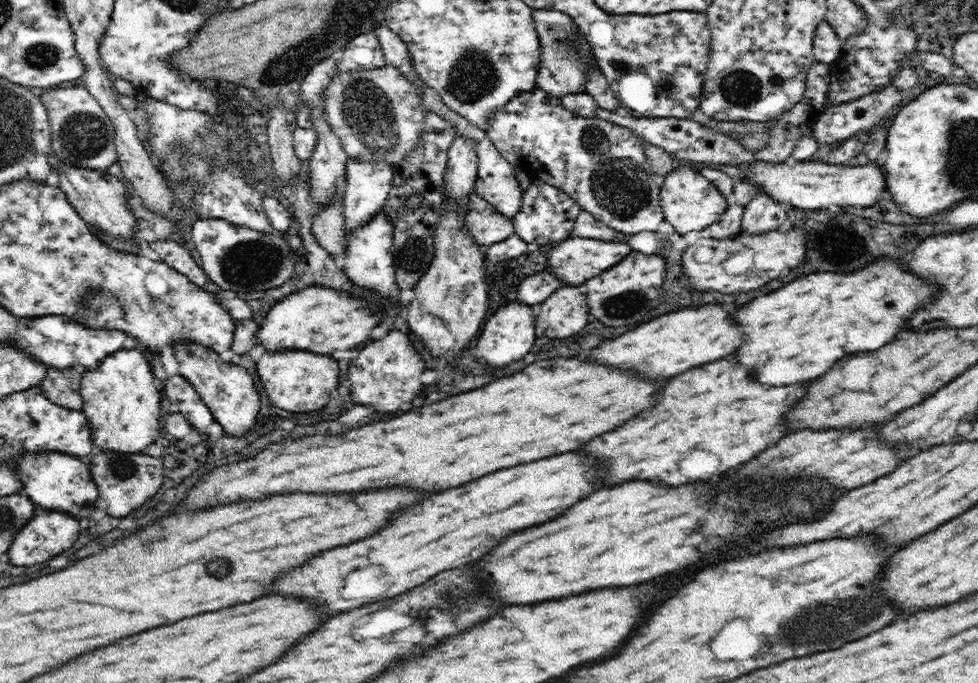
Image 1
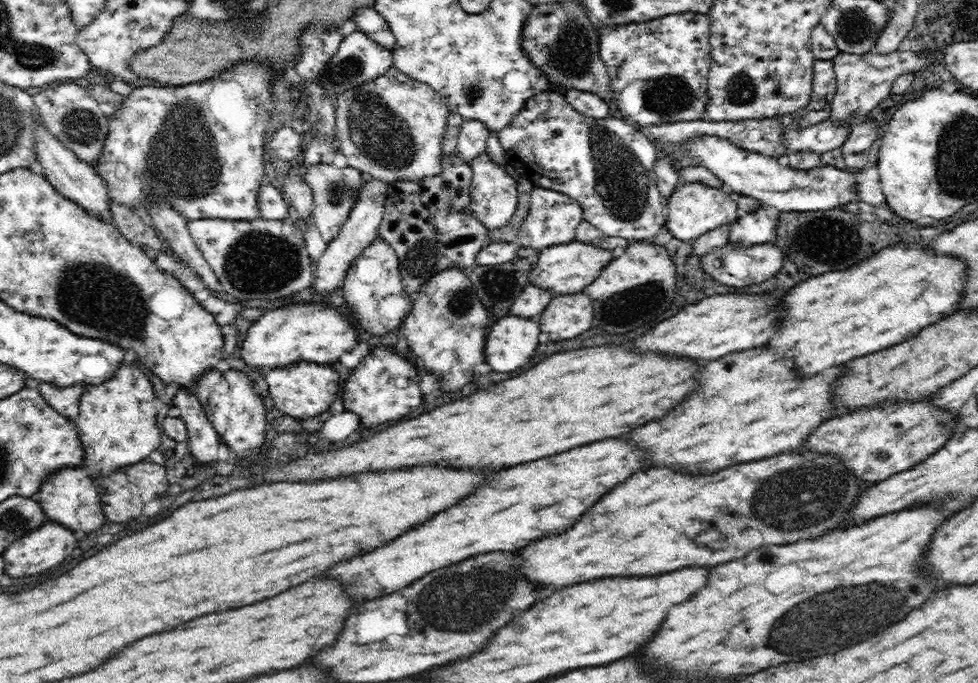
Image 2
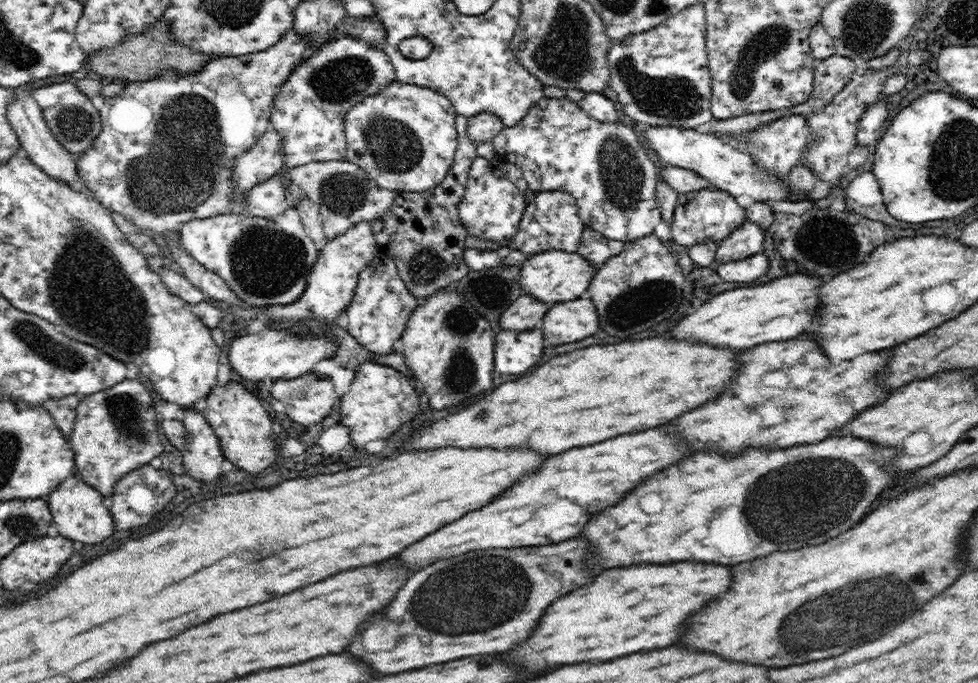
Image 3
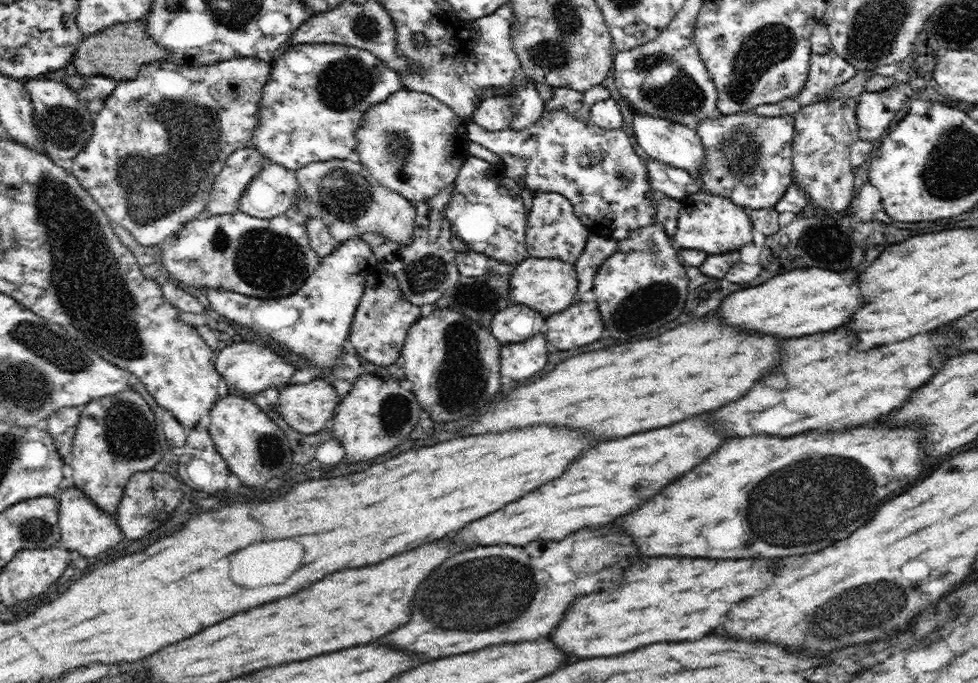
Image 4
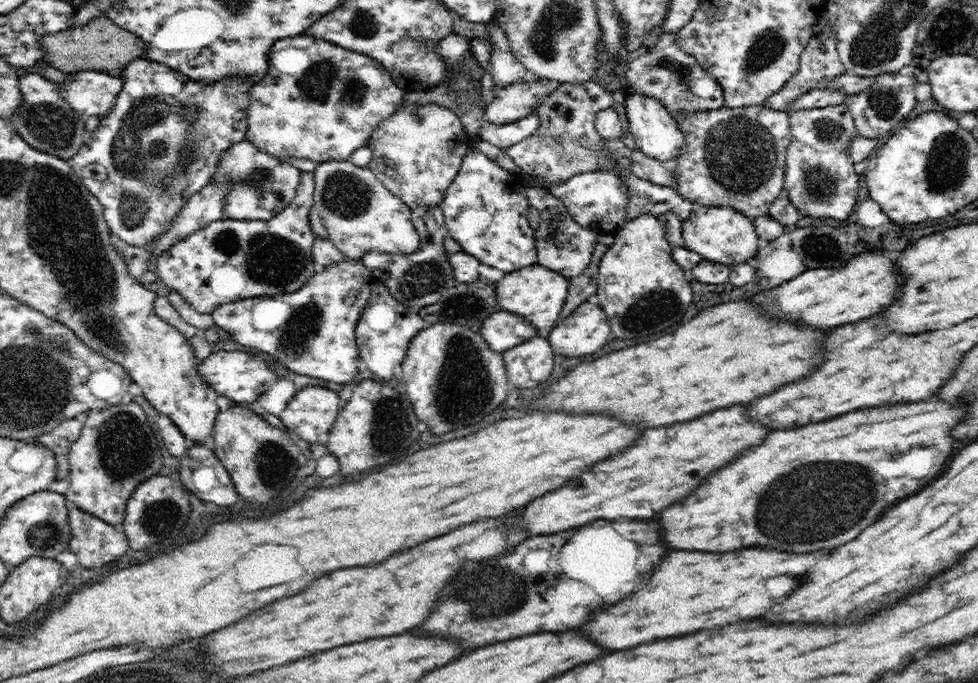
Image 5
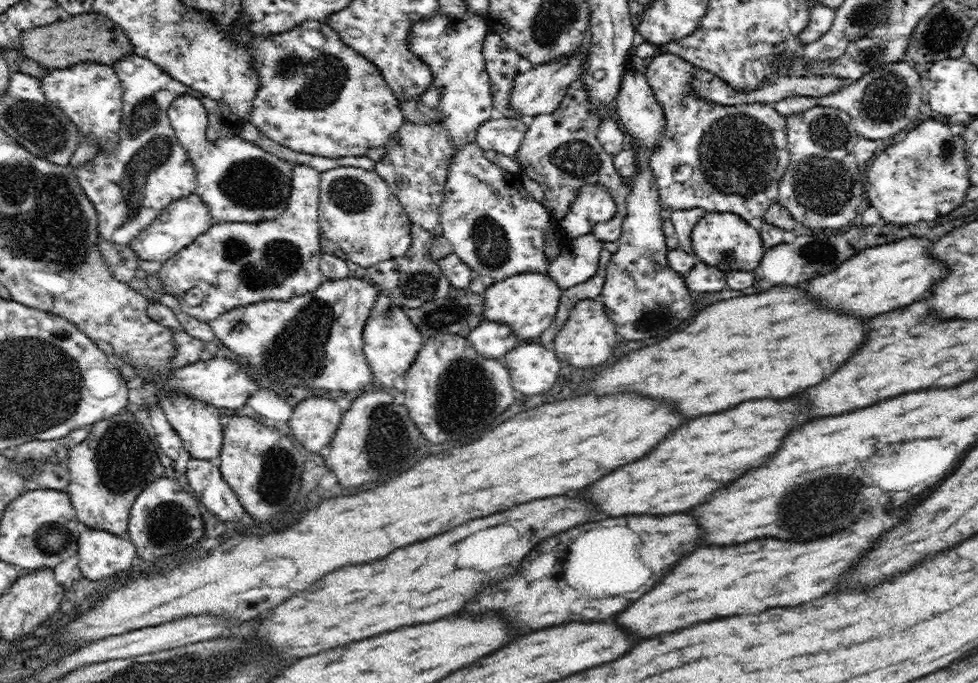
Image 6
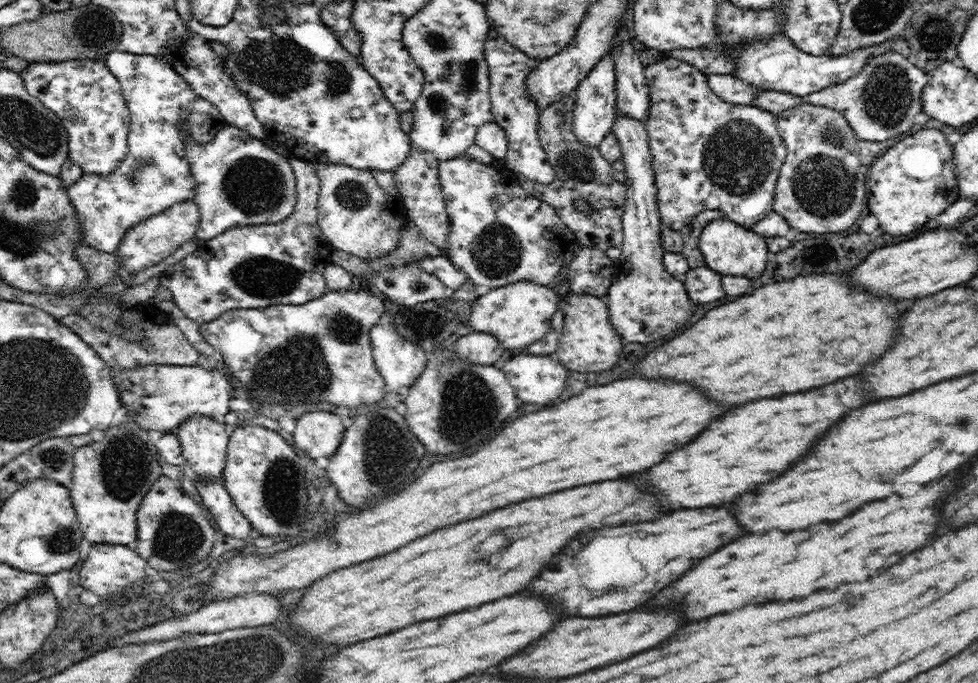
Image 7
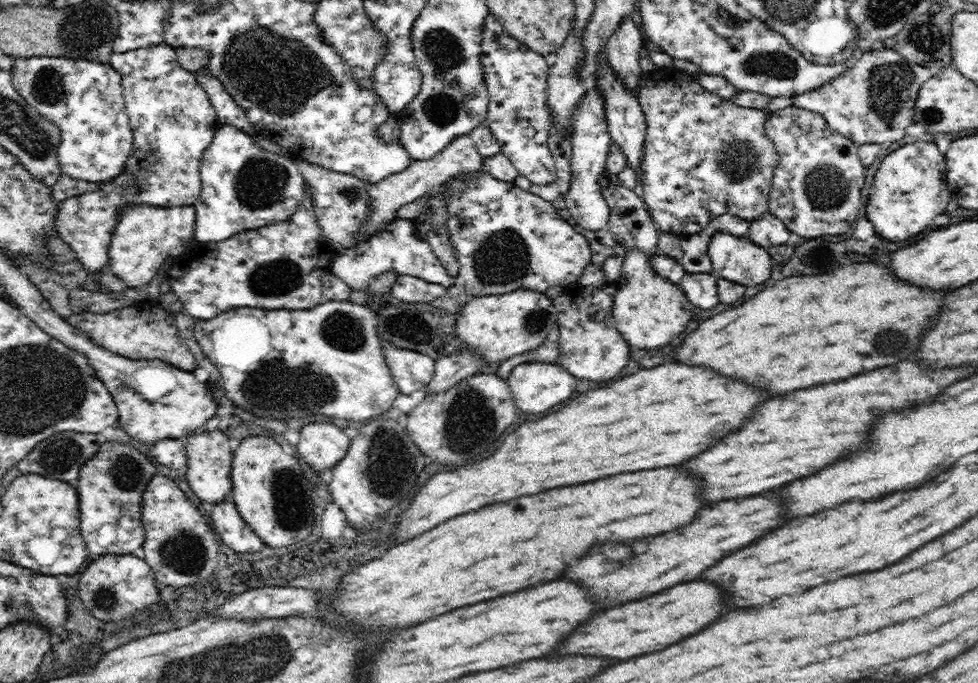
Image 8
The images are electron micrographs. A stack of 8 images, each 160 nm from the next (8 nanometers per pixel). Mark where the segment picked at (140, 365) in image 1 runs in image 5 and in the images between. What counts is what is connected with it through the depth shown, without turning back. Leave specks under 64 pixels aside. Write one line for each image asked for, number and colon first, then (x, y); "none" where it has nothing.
2: (117, 426)
3: (115, 431)
4: (115, 437)
5: (117, 449)

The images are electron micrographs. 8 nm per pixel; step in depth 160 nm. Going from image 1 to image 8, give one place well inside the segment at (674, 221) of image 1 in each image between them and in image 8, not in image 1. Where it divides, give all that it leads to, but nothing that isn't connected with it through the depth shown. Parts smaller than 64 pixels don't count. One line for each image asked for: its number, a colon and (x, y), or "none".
2: (695, 208)
3: (698, 215)
4: (714, 224)
5: (719, 234)
6: (724, 240)
7: (728, 248)
8: (736, 258)

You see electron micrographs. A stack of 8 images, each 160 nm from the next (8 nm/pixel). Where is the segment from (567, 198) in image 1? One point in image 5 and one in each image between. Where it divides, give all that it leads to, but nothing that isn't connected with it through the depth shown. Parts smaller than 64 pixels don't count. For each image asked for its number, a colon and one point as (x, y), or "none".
2: (553, 217)
3: (551, 220)
4: (553, 230)
5: (562, 245)

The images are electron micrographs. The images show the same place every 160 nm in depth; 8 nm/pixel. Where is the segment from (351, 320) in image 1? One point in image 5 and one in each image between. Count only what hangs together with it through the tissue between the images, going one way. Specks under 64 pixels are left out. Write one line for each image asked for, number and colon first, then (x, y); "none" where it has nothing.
2: (316, 333)
3: (275, 354)
4: (248, 366)
5: (240, 377)

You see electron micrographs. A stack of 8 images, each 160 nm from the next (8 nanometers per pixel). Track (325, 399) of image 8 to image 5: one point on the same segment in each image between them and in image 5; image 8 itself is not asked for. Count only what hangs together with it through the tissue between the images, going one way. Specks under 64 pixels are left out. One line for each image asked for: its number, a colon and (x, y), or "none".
5: (311, 331)
6: (315, 340)
7: (265, 348)

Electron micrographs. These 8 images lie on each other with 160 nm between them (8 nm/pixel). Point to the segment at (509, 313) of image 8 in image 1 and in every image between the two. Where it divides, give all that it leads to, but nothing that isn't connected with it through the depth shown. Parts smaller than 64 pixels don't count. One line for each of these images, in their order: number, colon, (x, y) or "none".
1: (574, 260)
2: (568, 268)
3: (552, 276)
4: (549, 285)
5: (536, 293)
6: (527, 302)
7: (518, 314)

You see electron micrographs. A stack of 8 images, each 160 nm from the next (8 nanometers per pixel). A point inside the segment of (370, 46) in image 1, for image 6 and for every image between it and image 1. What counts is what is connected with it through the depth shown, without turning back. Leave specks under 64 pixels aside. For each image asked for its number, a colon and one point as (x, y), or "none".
2: (358, 59)
3: (308, 112)
4: (311, 106)
5: (321, 102)
6: (316, 96)

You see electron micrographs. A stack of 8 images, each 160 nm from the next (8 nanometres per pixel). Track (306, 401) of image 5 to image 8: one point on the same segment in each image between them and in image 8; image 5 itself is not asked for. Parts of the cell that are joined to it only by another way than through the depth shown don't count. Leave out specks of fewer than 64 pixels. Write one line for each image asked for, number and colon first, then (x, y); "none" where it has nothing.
6: (314, 421)
7: (318, 433)
8: (322, 446)

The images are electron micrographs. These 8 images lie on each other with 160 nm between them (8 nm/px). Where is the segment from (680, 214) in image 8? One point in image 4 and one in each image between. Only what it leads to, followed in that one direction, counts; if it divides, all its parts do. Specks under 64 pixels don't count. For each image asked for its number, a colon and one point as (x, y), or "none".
4: (748, 158)
5: (736, 158)
6: (738, 153)
7: (707, 154)

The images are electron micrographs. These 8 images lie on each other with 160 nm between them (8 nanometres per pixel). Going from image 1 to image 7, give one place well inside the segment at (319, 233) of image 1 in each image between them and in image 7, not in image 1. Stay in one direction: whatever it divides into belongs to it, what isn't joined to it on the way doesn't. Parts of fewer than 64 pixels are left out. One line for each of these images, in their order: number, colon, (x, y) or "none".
2: (335, 191)
3: (345, 194)
4: (350, 201)
5: (360, 213)
6: (357, 210)
7: (356, 215)

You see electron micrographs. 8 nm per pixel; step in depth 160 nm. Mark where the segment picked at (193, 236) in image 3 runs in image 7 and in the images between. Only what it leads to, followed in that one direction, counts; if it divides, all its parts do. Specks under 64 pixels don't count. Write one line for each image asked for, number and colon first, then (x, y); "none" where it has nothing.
4: (270, 259)
5: (228, 260)
6: (233, 264)
7: (258, 265)

